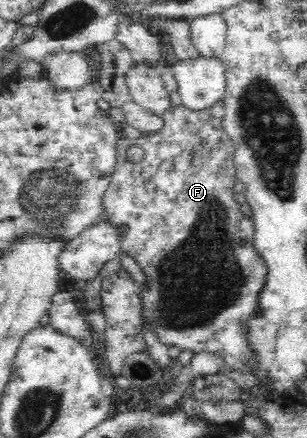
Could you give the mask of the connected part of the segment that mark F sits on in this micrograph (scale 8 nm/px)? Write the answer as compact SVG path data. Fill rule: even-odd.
M221 103L205 111L191 111L184 108L183 105L171 106L162 115L165 124L160 131L135 139L119 138L115 145L116 165L114 165L112 171L112 181L110 181L102 198L102 209L104 209L103 213L106 215L107 222L116 229L116 236L118 236L118 242L120 242L123 250L136 260L140 270L144 272L144 281L142 281L142 289L140 289L140 302L142 302L140 320L142 320L142 326L144 326L144 333L152 332L156 336L156 340L166 346L166 350L170 347L178 347L180 351L190 351L193 354L198 353L198 351L212 351L225 359L226 367L240 371L248 363L248 359L252 357L252 352L250 352L248 342L246 342L246 336L244 336L244 321L254 310L254 301L256 301L256 297L262 289L262 285L264 285L266 266L264 266L264 262L260 261L260 256L258 256L258 252L254 250L252 245L254 233L252 222L240 212L240 205L233 199L235 192L232 187L237 183L233 163L235 149L232 138L223 128L221 122L222 112L223 105ZM132 145L144 149L144 156L138 163L128 161L128 149Z

